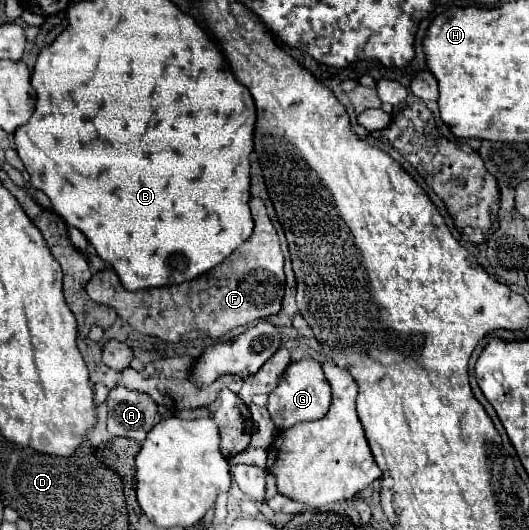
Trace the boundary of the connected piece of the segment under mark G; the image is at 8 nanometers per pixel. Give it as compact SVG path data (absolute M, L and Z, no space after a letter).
M308 357L308 359L300 359L296 363L290 363L280 385L270 393L268 411L270 411L272 421L280 429L288 429L300 421L322 419L330 409L330 401L332 401L332 393L330 393L328 379L324 377L322 365L316 359Z

